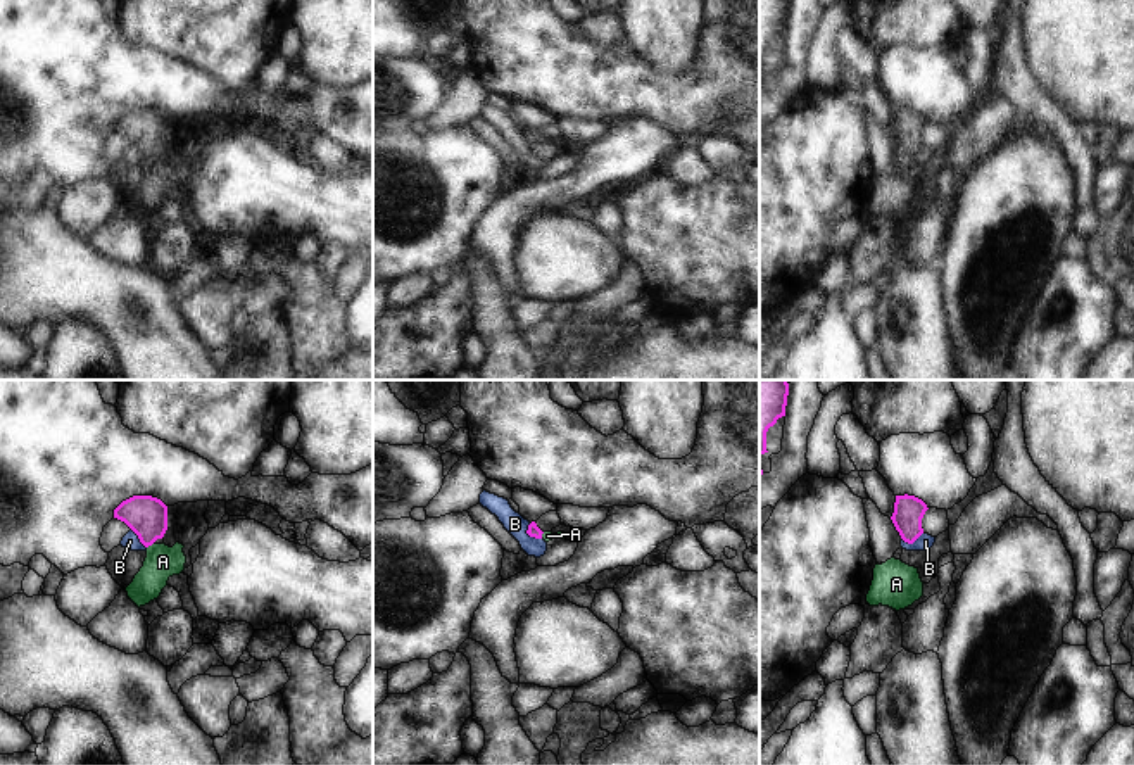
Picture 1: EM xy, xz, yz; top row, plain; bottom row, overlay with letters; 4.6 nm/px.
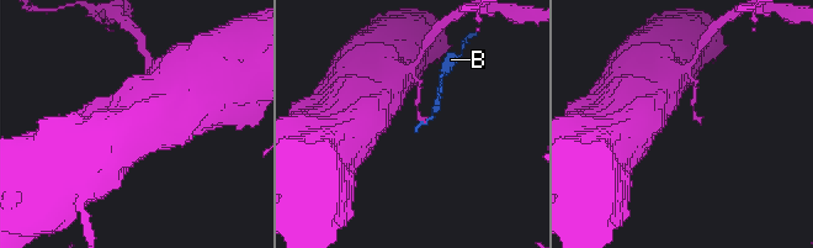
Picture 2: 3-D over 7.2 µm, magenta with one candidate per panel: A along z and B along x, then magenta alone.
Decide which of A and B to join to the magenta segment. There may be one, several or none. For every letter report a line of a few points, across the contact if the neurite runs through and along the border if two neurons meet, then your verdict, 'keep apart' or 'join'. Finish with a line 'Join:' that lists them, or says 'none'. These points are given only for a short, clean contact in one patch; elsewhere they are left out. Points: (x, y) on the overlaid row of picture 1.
A: line xy (147, 517), (151, 544), (163, 562); join
B: line xz (529, 524), (527, 532), (541, 539); keep apart
Join: A

